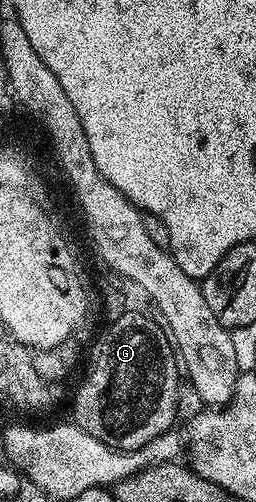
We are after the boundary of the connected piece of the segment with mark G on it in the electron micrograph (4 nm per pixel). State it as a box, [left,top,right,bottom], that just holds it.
[74,310,181,452]

